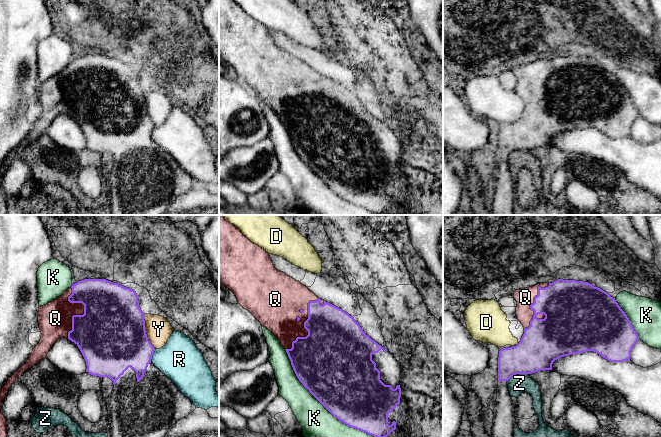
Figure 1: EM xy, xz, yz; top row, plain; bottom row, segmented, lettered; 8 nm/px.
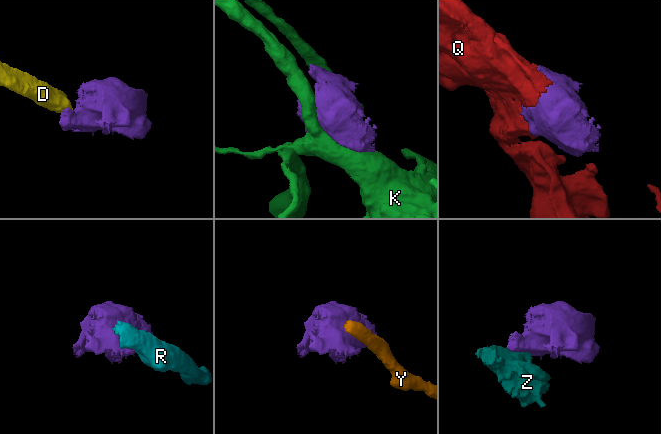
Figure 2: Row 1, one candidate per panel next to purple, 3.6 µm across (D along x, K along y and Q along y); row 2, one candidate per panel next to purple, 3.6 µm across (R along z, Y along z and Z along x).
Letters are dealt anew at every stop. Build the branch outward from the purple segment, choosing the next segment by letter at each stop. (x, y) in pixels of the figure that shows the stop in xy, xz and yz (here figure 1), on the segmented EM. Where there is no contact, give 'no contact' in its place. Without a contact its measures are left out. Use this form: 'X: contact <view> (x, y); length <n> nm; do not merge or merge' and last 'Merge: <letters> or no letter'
D: contact yz (517, 344); length 30 nm; do not merge
K: contact xz (321, 403); length 1000 nm; do not merge
Q: contact xz (304, 322); length 500 nm; merge
R: contact xy (152, 355); length 110 nm; do not merge
Y: contact xy (145, 331); length 300 nm; do not merge
Z: contact yz (517, 373); length 190 nm; do not merge
Merge: Q

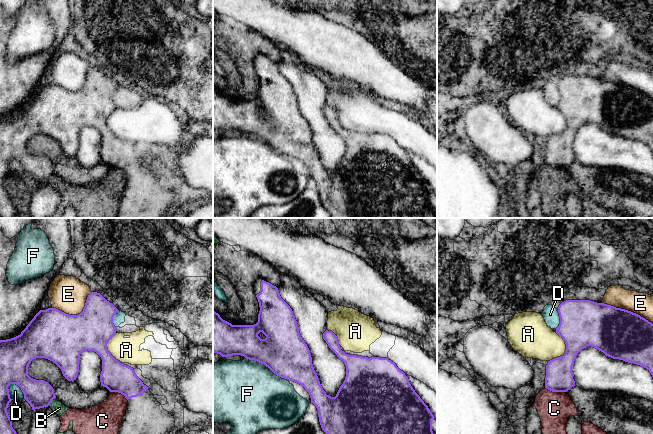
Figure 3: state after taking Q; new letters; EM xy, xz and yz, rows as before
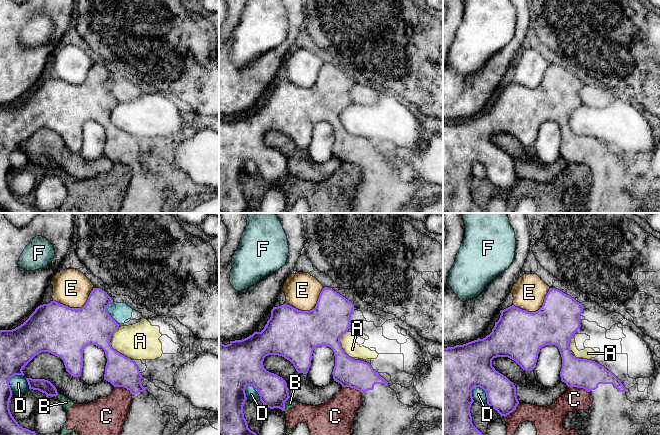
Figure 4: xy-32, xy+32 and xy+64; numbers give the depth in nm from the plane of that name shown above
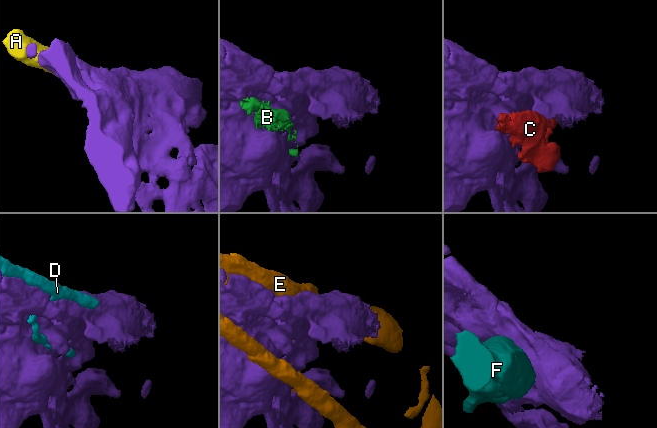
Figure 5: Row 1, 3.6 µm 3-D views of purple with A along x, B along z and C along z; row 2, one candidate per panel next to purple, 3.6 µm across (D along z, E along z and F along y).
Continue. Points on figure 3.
A: contact yz (565, 350); length 240 nm; do not merge
B: contact xy (51, 401); length 90 nm; do not merge
C: contact yz (555, 391); length 170 nm; do not merge
D: contact xy (18, 385); length 170 nm; do not merge
E: contact yz (627, 310); length 460 nm; do not merge
F: contact xz (265, 365); length 360 nm; do not merge
Merge: no letter

